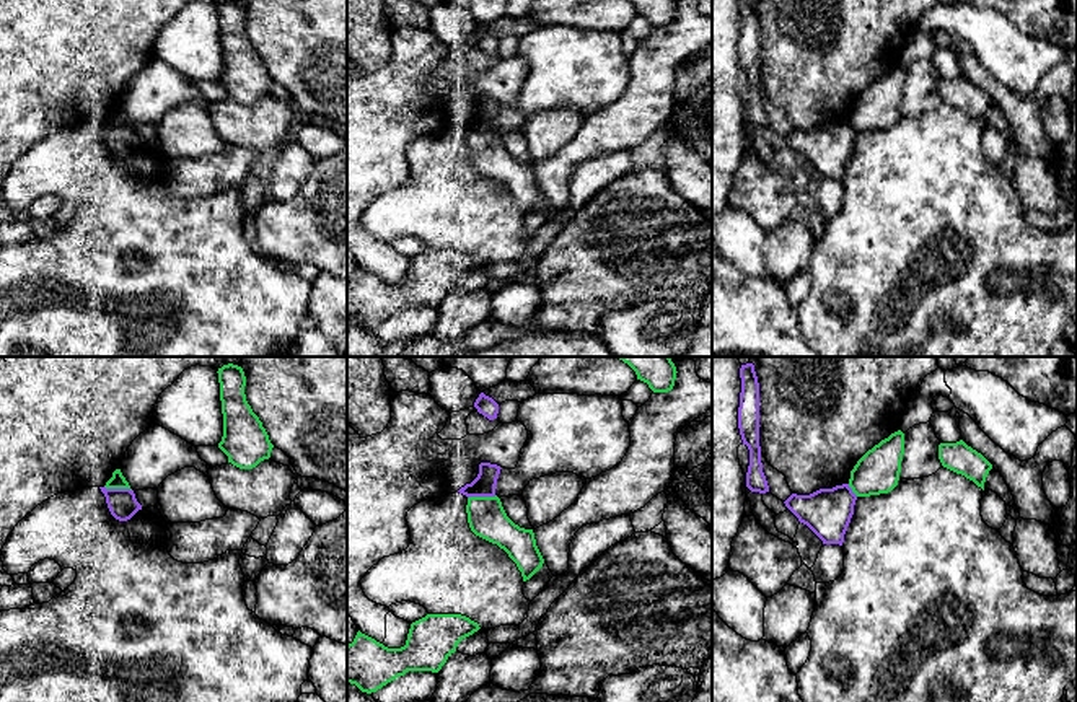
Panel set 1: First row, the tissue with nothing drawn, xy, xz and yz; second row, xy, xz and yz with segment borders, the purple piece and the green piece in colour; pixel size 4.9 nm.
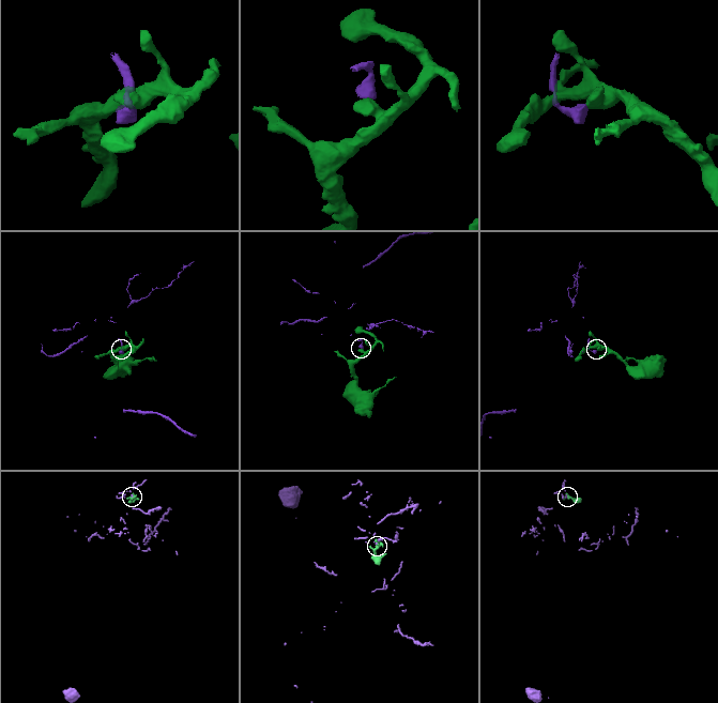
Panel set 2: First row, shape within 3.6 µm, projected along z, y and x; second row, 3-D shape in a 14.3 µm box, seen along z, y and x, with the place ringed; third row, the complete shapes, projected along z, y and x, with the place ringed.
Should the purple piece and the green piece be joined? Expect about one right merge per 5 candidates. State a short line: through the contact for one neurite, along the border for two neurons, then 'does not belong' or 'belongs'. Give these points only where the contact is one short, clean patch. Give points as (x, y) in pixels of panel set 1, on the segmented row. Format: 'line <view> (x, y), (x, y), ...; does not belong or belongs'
does not belong

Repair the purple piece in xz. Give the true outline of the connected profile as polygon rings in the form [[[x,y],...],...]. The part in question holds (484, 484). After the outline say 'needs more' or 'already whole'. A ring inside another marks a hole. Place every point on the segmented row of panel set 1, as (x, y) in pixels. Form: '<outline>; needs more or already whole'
[[[490,463],[479,464],[479,474],[458,492],[469,497],[495,497],[495,485],[500,474],[500,466]]]; already whole

